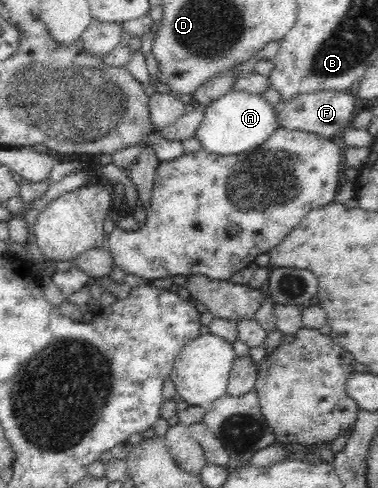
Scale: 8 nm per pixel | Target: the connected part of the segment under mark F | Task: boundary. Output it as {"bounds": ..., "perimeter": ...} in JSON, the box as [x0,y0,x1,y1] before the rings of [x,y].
{"bounds":[275,91,355,138],"perimeter":[[[314,91],[311,93],[299,94],[289,100],[281,100],[275,108],[275,118],[281,127],[290,130],[307,131],[317,135],[333,138],[346,128],[351,127],[350,123],[355,117],[354,91]]]}

